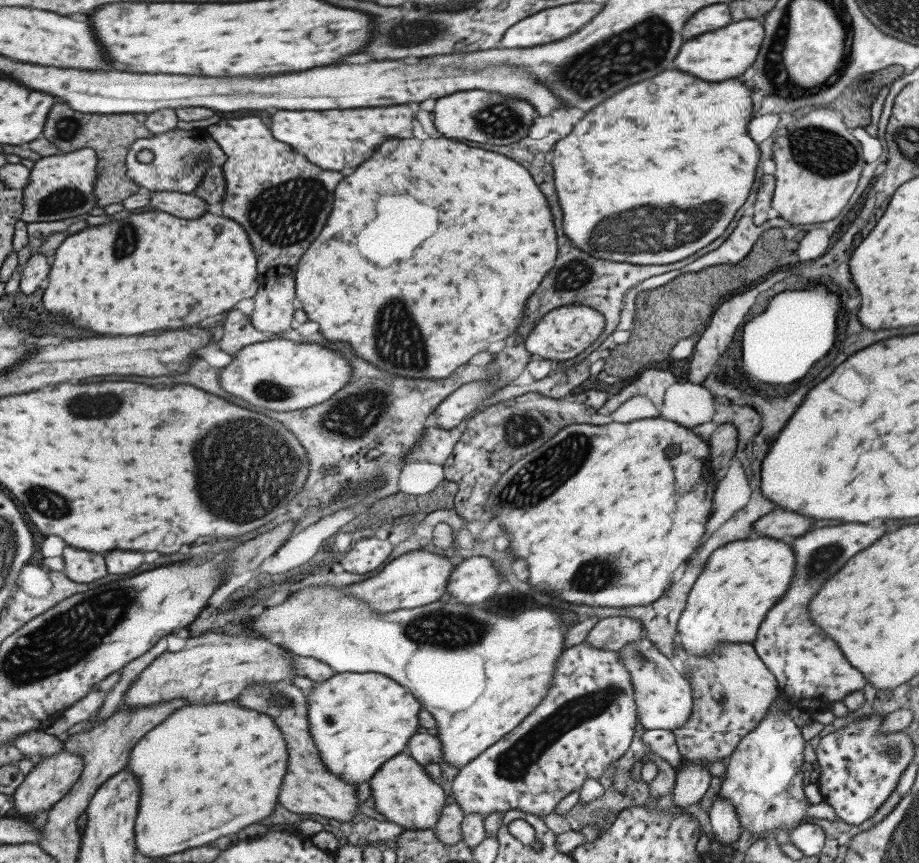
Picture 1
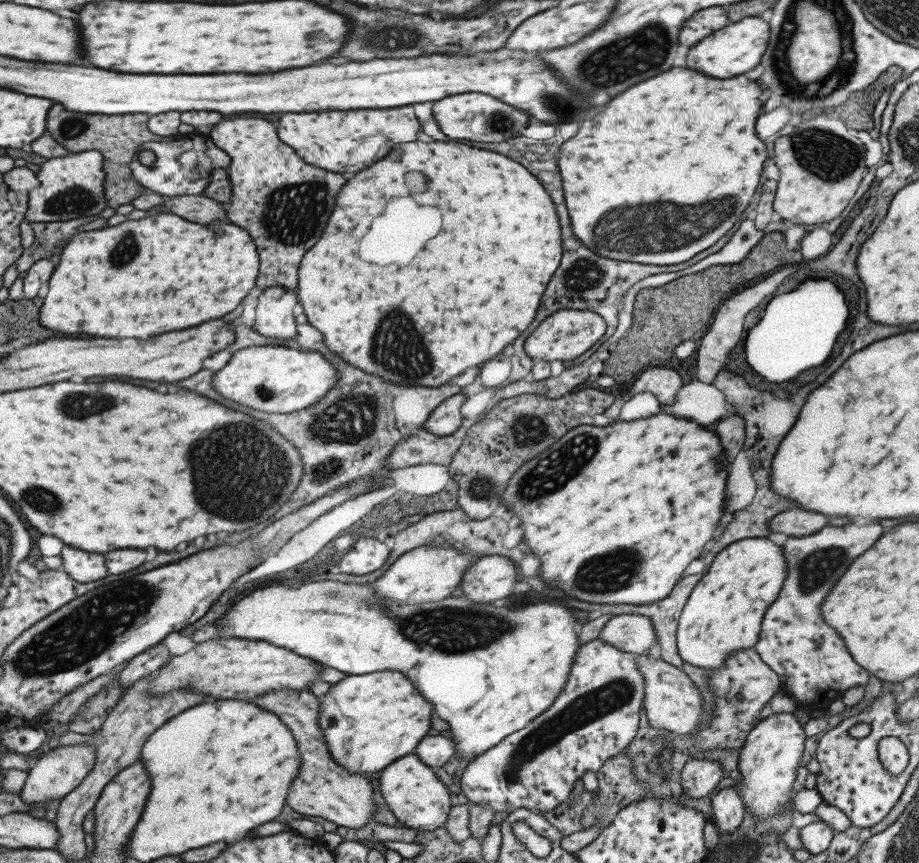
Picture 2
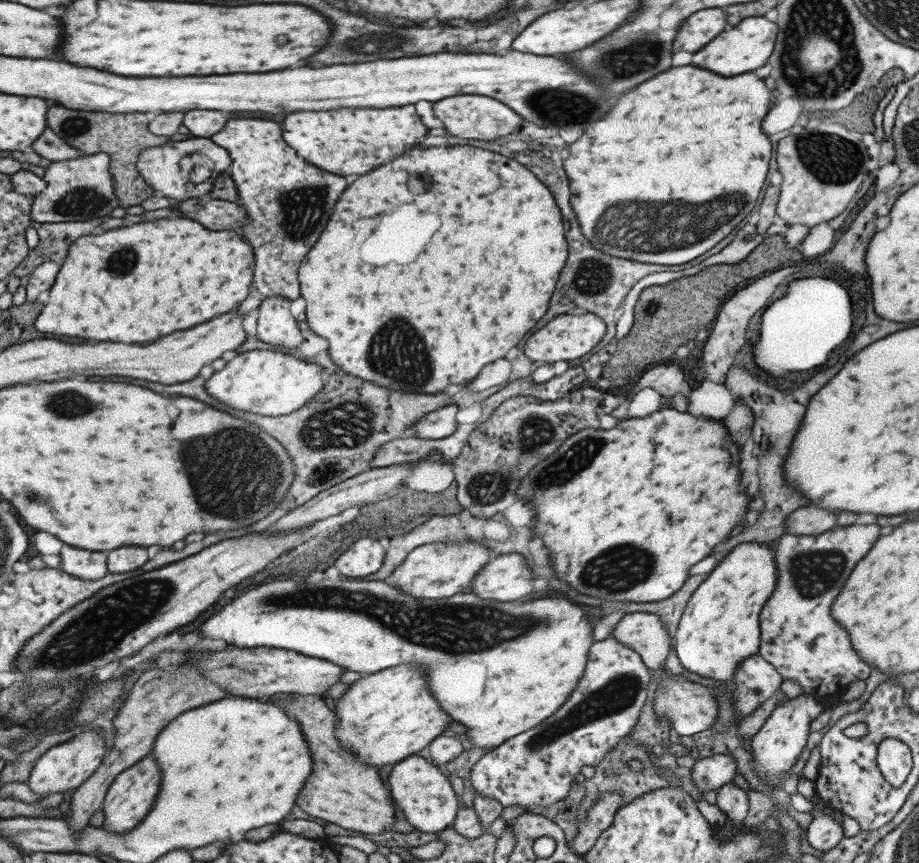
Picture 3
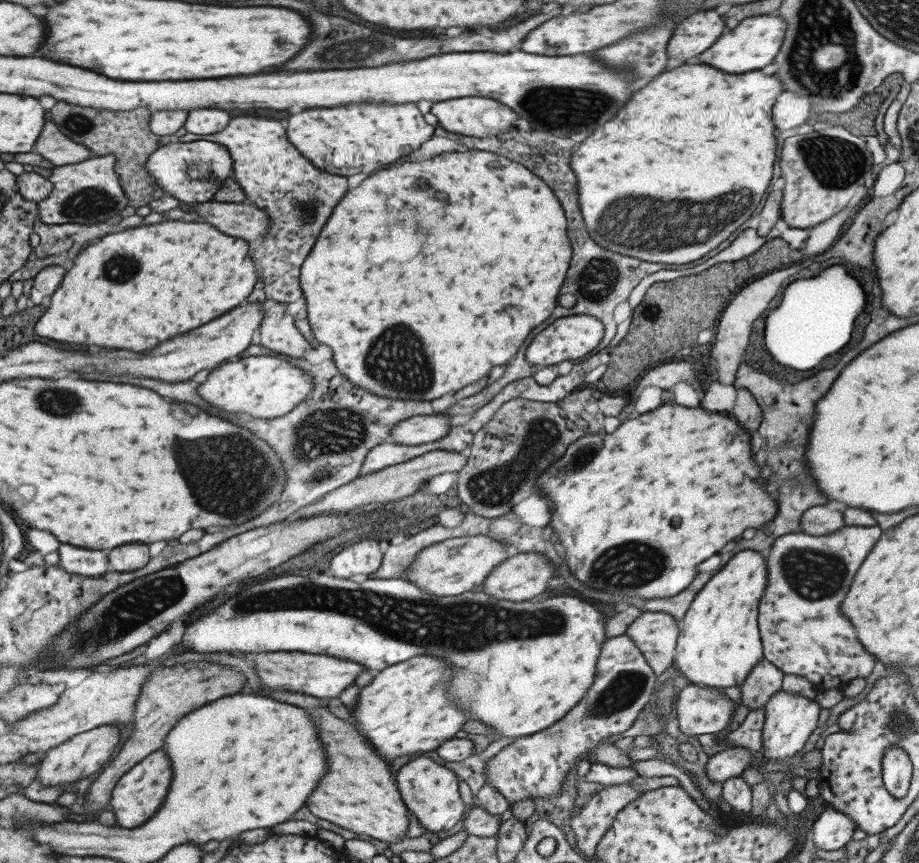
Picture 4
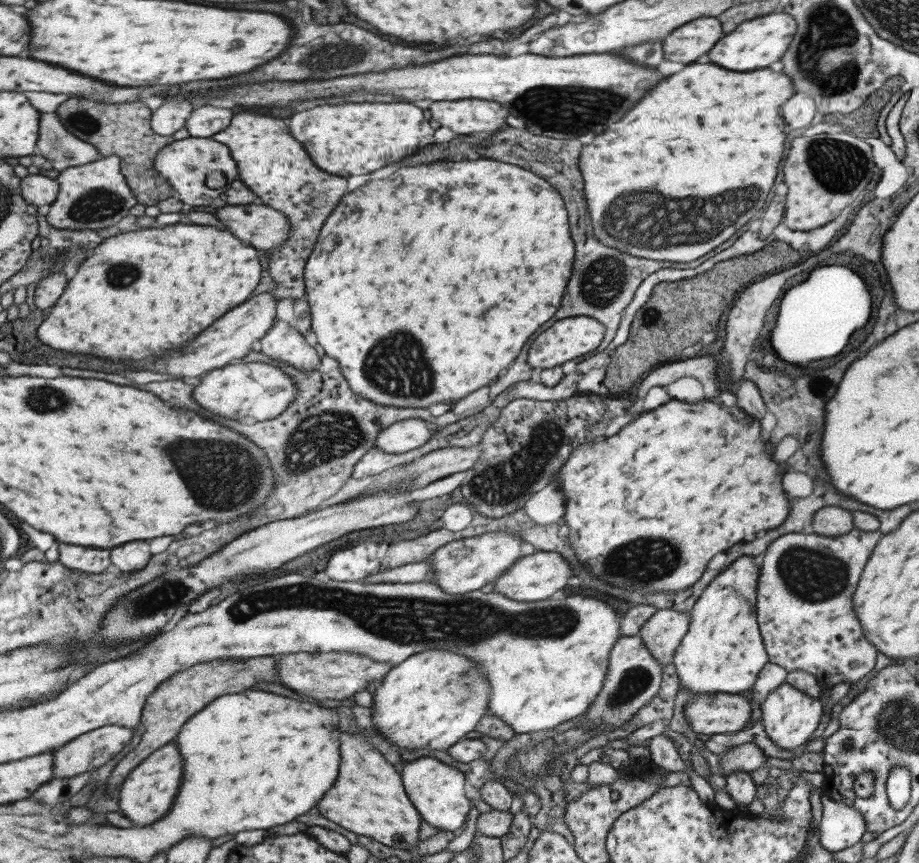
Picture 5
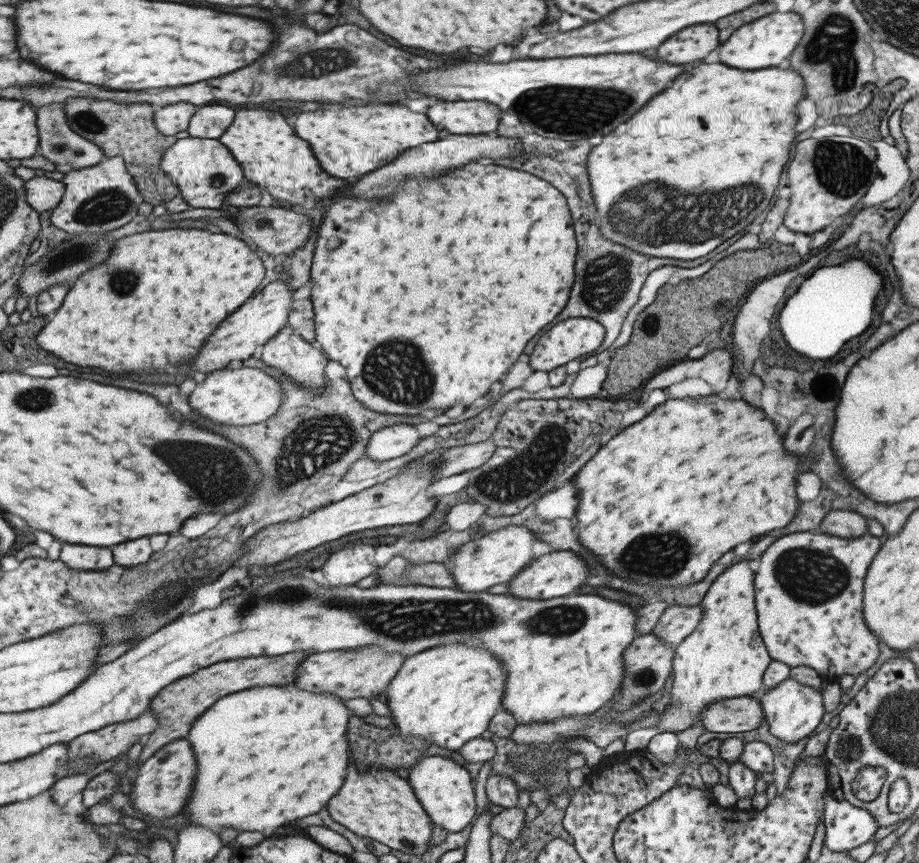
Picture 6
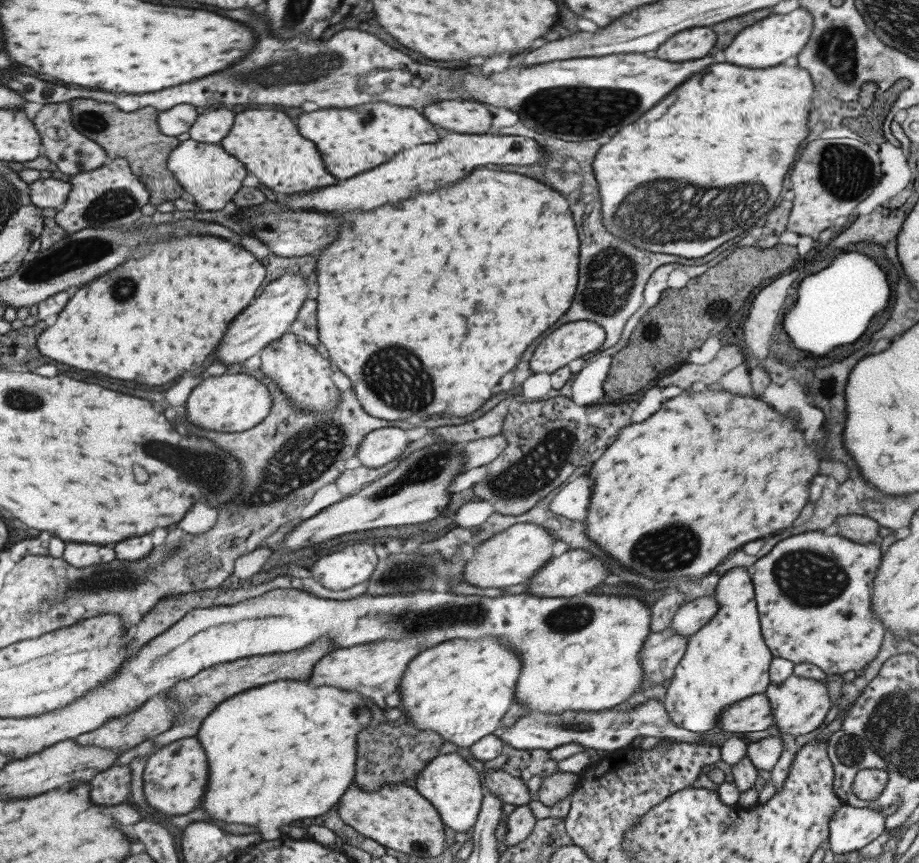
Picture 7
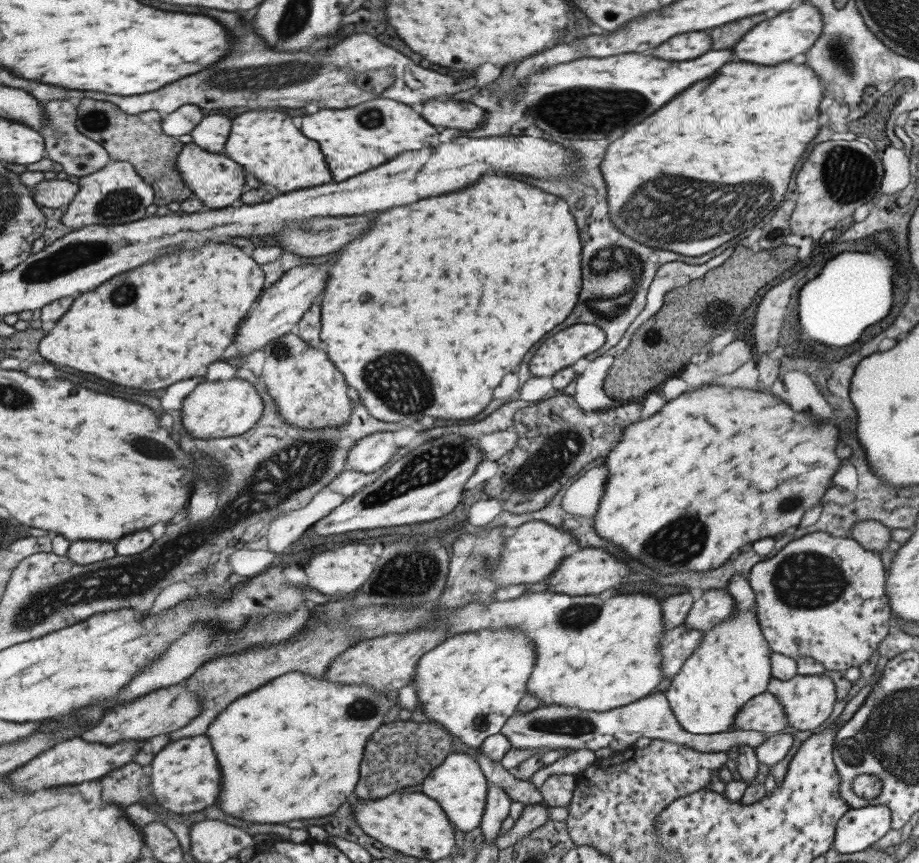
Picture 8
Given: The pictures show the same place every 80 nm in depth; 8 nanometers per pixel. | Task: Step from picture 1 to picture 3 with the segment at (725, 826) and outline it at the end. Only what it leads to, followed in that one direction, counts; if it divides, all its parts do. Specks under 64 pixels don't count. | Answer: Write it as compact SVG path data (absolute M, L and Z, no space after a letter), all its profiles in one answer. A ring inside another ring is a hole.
M732 780L722 784L716 791L715 806L726 816L726 820L731 824L741 822L749 808L747 793Z

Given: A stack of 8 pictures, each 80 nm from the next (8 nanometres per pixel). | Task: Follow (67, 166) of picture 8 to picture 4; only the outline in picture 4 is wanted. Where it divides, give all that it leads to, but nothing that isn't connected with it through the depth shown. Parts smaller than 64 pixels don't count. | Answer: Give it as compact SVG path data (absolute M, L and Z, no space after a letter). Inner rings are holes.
M45 118L43 130L35 140L32 151L55 167L83 162L91 157L89 149L63 136L48 118Z

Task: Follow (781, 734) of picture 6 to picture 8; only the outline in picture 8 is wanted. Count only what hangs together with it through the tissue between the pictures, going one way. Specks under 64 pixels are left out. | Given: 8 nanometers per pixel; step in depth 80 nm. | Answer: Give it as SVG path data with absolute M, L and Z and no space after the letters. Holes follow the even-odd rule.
M793 676L791 680L779 681L769 678L766 692L773 695L781 707L787 720L787 727L795 731L813 730L821 725L831 714L833 705L836 703L835 687L830 678L819 676Z

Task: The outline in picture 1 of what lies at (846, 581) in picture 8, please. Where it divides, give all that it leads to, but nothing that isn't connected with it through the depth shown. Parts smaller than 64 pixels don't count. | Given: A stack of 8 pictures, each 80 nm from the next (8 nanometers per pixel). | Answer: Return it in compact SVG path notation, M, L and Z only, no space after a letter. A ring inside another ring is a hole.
M841 524L811 530L791 544L793 550L797 550L797 574L793 574L787 594L767 612L751 643L756 655L775 678L778 696L790 708L816 710L820 714L828 711L834 703L842 702L848 693L862 690L866 685L863 676L845 662L835 642L831 642L825 634L817 634L821 630L811 624L809 616L805 616L805 606L823 580L837 572L851 554L867 548L881 534L883 526Z

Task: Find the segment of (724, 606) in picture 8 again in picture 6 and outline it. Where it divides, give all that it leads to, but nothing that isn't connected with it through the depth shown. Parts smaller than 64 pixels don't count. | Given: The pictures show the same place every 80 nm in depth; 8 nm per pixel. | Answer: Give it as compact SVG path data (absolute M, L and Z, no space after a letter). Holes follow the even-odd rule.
M675 604L661 613L651 633L664 644L676 647L696 627L701 615L702 610L698 606Z

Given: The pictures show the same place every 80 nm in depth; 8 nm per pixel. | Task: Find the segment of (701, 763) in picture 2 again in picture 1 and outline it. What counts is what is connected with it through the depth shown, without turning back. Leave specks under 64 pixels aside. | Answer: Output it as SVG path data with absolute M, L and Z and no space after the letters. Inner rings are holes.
M684 762L672 775L674 787L671 800L674 806L681 809L698 803L712 778L703 766L693 762Z

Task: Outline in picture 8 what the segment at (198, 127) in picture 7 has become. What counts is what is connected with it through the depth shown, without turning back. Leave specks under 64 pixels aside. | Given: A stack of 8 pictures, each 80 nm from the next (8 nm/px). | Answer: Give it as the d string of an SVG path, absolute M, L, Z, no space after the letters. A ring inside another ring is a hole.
M221 114L205 115L191 129L191 142L207 152L223 153L223 142L229 134L229 120Z

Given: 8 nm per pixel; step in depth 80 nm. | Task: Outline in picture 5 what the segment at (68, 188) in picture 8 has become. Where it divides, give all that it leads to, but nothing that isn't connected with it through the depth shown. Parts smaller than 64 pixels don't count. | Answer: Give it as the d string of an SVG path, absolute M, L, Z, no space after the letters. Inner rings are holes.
M28 174L20 178L19 187L23 201L40 211L47 208L57 198L57 192L59 192L59 185L55 179L49 179L39 174Z

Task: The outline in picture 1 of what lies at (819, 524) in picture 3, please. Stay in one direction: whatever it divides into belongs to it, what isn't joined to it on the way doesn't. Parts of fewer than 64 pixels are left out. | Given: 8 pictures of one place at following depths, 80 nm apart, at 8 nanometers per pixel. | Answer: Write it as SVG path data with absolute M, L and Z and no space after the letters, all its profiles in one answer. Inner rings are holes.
M773 510L765 514L752 526L755 537L771 536L772 539L781 536L799 536L811 528L811 520L793 512Z

